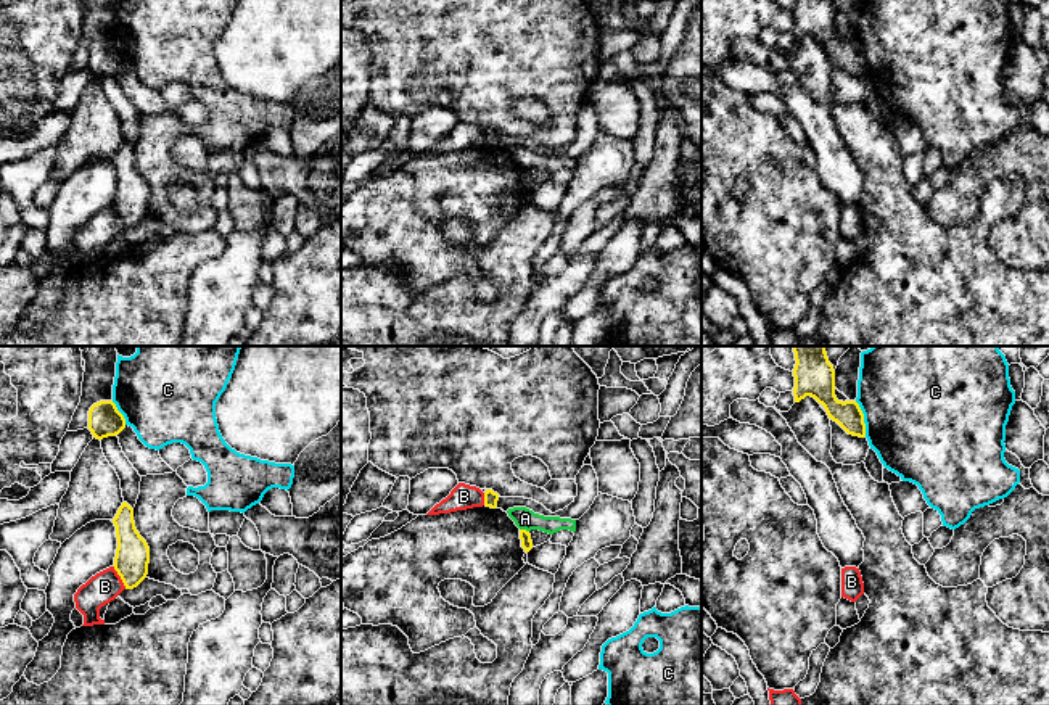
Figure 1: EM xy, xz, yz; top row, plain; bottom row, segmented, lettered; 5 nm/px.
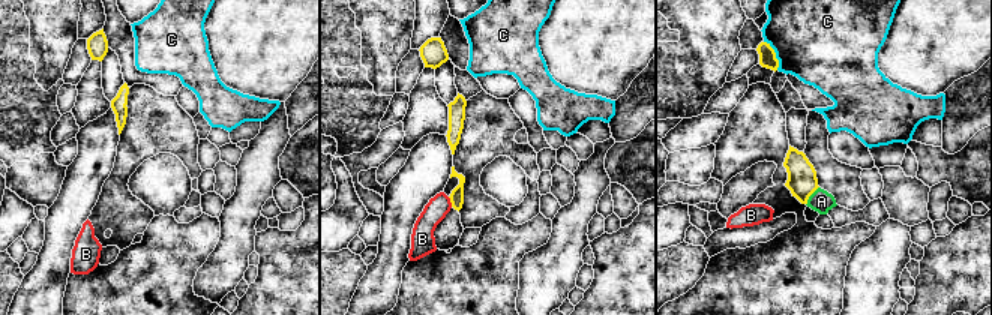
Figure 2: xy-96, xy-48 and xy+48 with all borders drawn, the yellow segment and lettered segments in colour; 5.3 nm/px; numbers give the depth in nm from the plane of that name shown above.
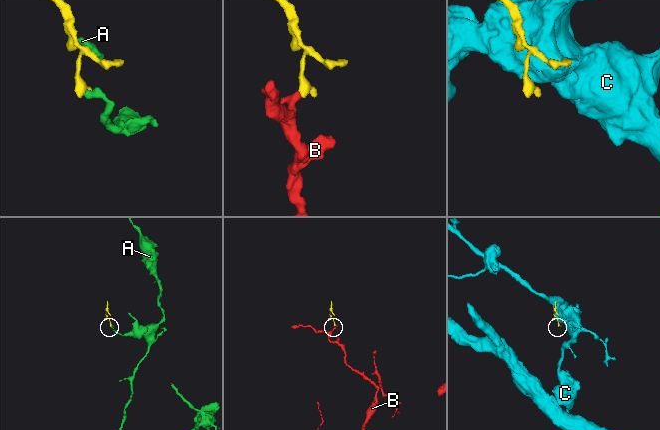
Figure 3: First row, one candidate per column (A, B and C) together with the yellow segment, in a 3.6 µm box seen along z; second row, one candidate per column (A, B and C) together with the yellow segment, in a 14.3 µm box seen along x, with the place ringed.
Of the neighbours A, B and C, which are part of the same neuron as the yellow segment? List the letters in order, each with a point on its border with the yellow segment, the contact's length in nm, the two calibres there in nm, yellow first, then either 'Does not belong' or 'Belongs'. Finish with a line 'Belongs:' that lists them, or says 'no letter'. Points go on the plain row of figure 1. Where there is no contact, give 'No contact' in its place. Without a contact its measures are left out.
A: Touches yellow at xz (525, 169). Shared border 50 nm. Thickness 60 nm (yellow) against 110 nm. Does not belong
B: Touches yellow at xy (119, 214). Shared border 140 nm. Thickness 180 nm (yellow) against 160 nm. Does not belong
C: Touches yellow at yz (863, 58). Shared border 190 nm. Thickness 140 nm (yellow) against 480 nm. Does not belong
Belongs: no letter

